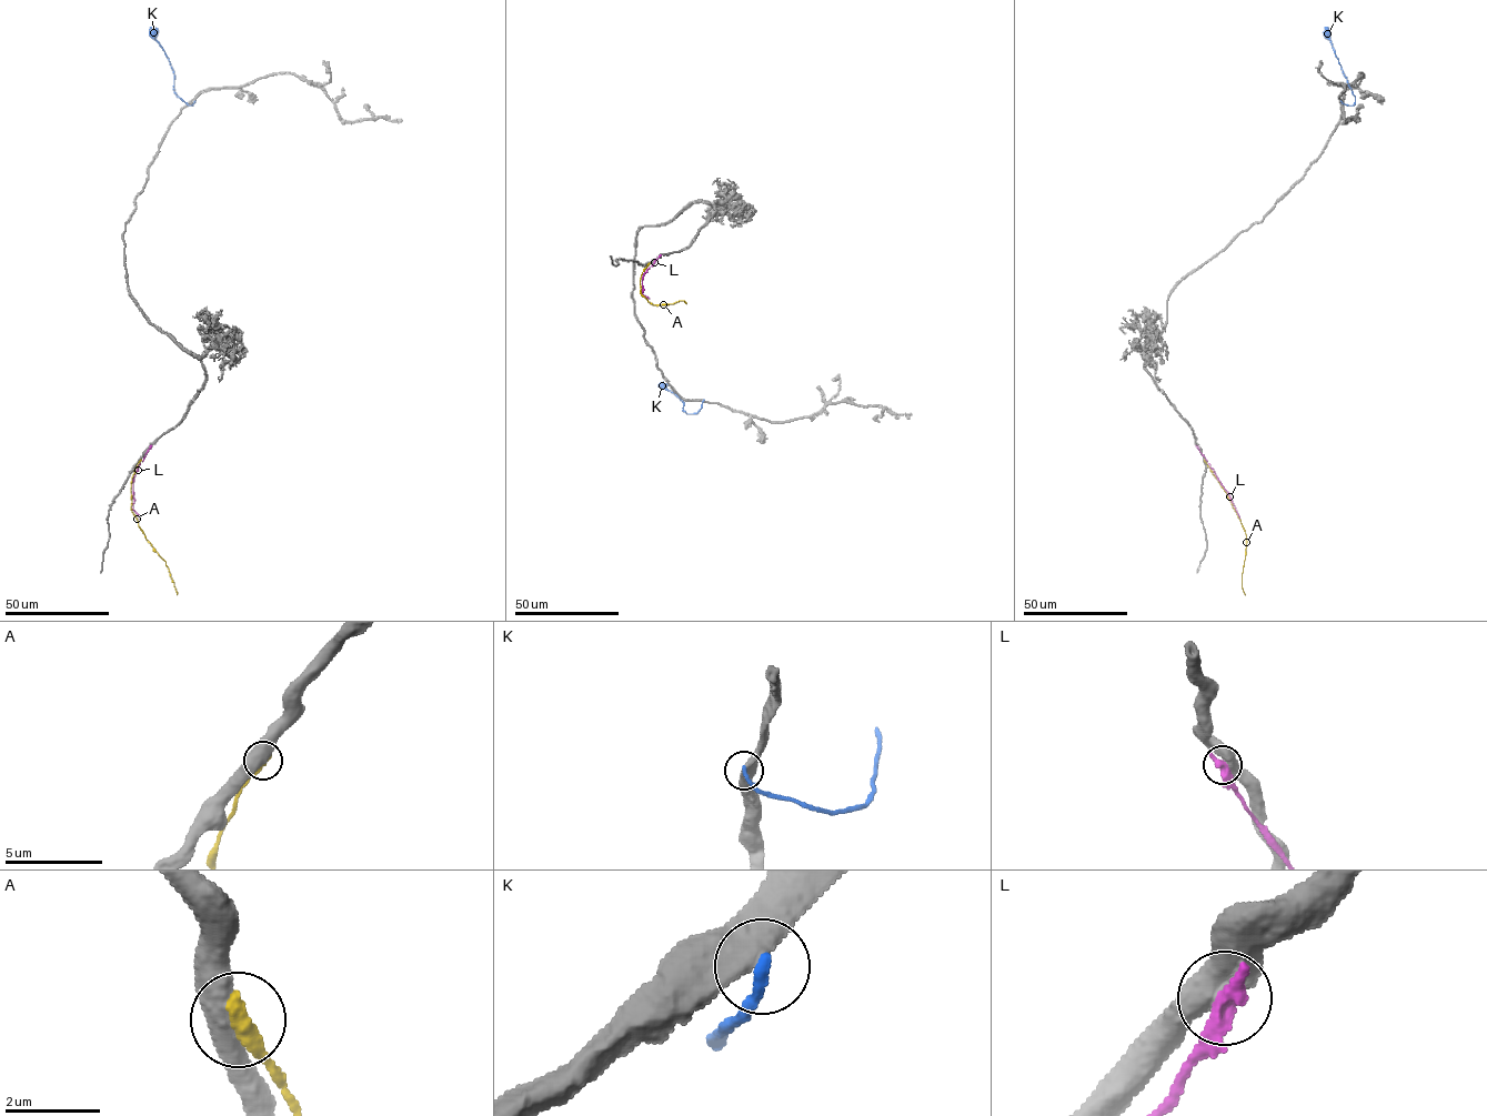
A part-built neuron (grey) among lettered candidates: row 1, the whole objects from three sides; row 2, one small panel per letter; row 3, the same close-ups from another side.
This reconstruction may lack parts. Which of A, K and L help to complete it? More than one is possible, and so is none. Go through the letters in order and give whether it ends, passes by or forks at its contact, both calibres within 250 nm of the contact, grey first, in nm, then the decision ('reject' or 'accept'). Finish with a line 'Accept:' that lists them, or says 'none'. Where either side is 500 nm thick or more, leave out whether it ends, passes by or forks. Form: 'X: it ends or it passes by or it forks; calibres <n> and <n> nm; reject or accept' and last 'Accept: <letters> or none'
A: calibres 550 and 400 nm; reject
K: calibres 600 and 240 nm; reject
L: calibres 600 and 500 nm; reject
Accept: none

